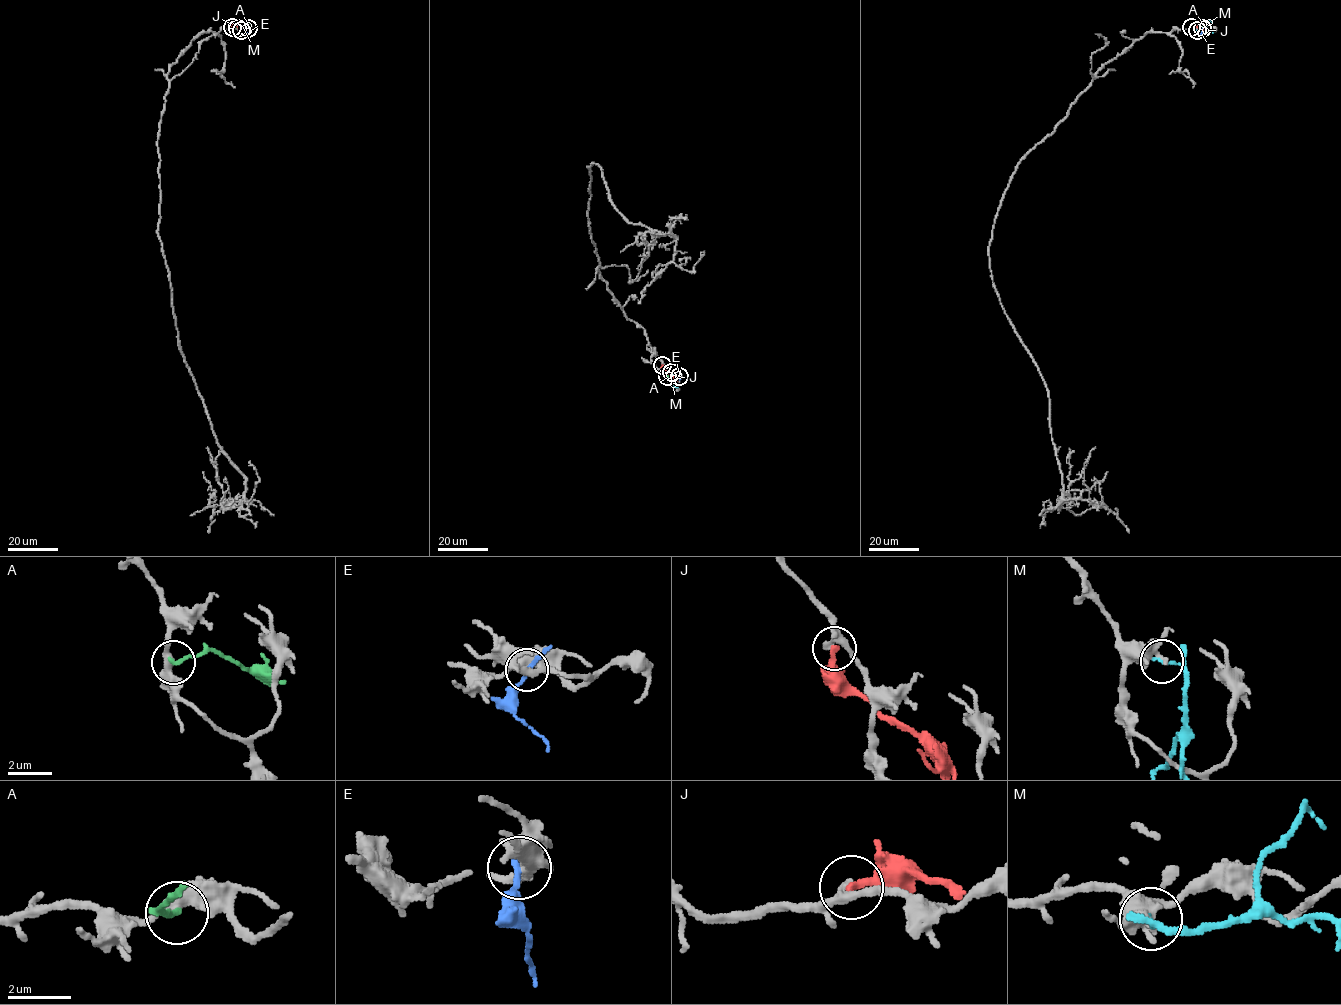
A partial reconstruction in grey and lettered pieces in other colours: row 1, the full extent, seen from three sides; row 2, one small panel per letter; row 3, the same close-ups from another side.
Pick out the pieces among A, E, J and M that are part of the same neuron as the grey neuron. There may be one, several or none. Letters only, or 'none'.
none

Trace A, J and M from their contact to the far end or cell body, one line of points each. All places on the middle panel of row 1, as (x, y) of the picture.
A: (668, 376), (680, 378)
J: (663, 365), (674, 377), (672, 377)
M: (671, 372), (674, 378), (670, 386)

